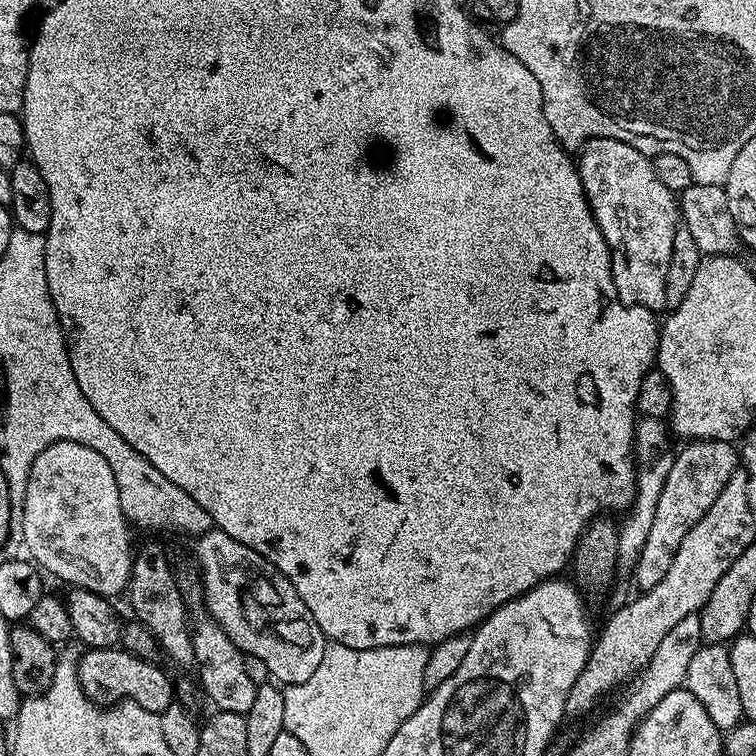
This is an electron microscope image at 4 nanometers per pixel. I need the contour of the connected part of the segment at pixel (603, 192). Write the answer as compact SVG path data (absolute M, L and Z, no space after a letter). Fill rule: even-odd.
M614 138L588 139L579 149L578 167L588 204L612 255L612 273L618 298L624 304L663 313L666 308L666 269L670 267L670 250L674 250L674 230L682 224L677 193L662 184L655 173L653 161L645 152L634 150L634 146Z

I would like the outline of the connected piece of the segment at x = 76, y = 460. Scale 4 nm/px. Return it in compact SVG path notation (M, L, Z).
M59 440L46 446L46 450L34 458L34 466L30 466L26 482L22 530L27 555L49 577L57 576L58 579L65 580L65 585L85 588L109 598L116 598L119 592L121 595L127 589L132 573L134 543L128 537L130 525L122 514L120 487L114 478L114 470L110 470L110 462L106 462L98 450L90 450L90 446L82 446L78 440Z

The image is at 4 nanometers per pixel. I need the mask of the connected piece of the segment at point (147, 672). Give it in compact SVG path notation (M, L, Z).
M117 646L115 648L89 648L83 653L84 657L79 657L76 669L78 670L78 682L87 696L95 704L101 706L111 706L122 700L132 700L138 706L154 713L165 712L174 703L174 680L163 672L160 664L151 664L142 658L134 658L134 654L124 651Z

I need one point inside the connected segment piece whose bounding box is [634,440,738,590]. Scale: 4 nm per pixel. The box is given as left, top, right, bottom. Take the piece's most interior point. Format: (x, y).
(697, 474)

